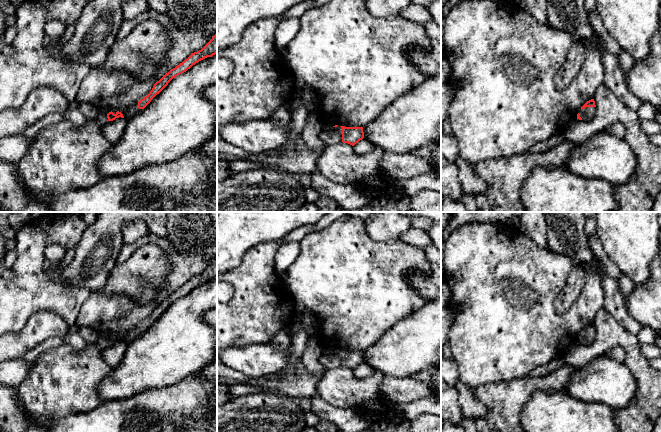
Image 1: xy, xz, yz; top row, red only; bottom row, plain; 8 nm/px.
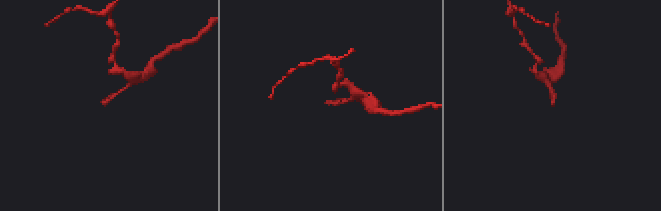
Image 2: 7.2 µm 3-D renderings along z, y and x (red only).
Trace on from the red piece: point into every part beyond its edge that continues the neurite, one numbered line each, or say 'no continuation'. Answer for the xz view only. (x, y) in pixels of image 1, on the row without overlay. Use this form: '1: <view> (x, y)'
1: xz (329, 359)

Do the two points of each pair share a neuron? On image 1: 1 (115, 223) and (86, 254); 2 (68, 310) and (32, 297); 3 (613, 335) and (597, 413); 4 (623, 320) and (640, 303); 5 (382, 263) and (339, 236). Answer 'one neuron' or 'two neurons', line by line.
1: one neuron
2: one neuron
3: two neurons
4: two neurons
5: one neuron

